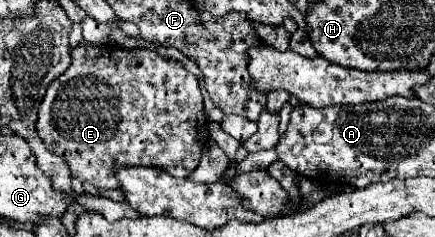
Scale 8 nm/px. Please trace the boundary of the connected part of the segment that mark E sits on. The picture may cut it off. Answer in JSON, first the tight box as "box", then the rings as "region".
{"box":[36,41,208,189],"region":[[[80,41],[74,49],[72,49],[72,63],[66,69],[66,73],[62,73],[58,79],[54,79],[54,83],[50,83],[40,109],[38,109],[38,123],[36,123],[36,131],[40,135],[40,139],[46,143],[46,149],[60,155],[70,169],[72,177],[78,177],[80,181],[88,181],[98,189],[116,189],[118,183],[112,177],[112,167],[116,165],[154,165],[154,167],[162,167],[166,171],[170,171],[170,175],[174,177],[188,177],[200,163],[200,153],[204,149],[204,145],[208,143],[208,131],[206,131],[206,115],[204,115],[204,105],[202,105],[202,95],[200,95],[200,87],[198,87],[198,79],[184,69],[184,65],[176,59],[164,57],[154,49],[148,47],[136,47],[136,49],[122,49],[122,47],[110,47],[110,45],[94,45],[88,41]]]}

